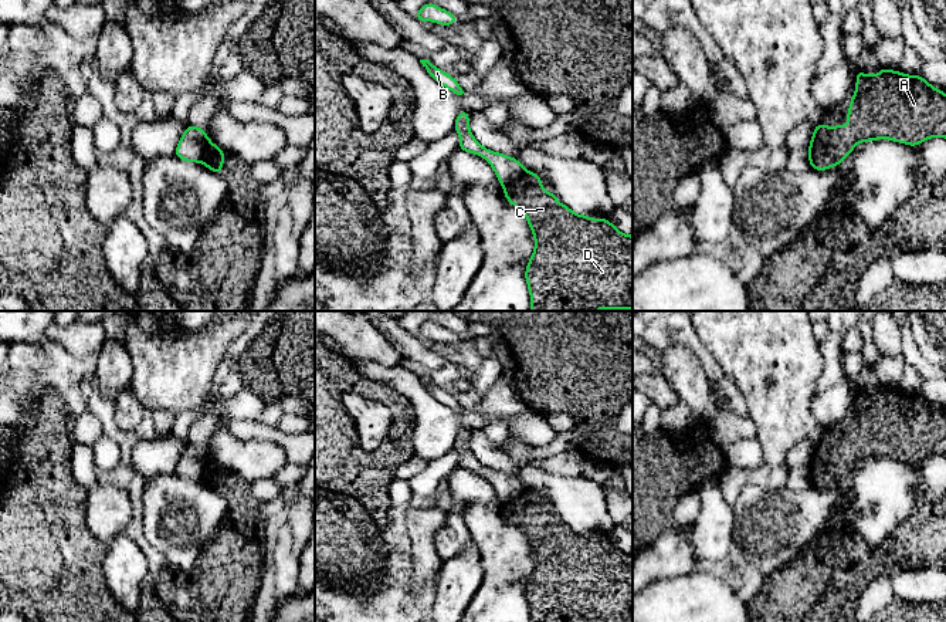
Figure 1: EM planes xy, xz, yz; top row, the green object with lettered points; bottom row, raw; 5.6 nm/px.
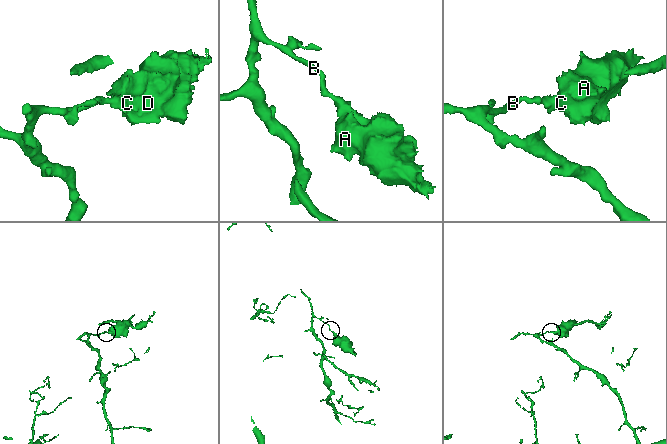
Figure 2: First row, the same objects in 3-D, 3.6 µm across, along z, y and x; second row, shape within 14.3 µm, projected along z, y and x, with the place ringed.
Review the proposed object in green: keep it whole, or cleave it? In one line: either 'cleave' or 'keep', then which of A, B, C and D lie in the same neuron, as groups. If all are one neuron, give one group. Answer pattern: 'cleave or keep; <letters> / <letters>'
cleave; A C D / B

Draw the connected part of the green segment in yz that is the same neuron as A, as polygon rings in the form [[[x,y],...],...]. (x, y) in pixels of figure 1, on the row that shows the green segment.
[[[882,68],[877,75],[855,71],[855,95],[850,99],[845,119],[850,126],[823,126],[816,124],[808,148],[810,168],[825,170],[840,165],[859,142],[881,138],[918,146],[928,138],[946,138],[946,92],[933,88],[920,75]]]

